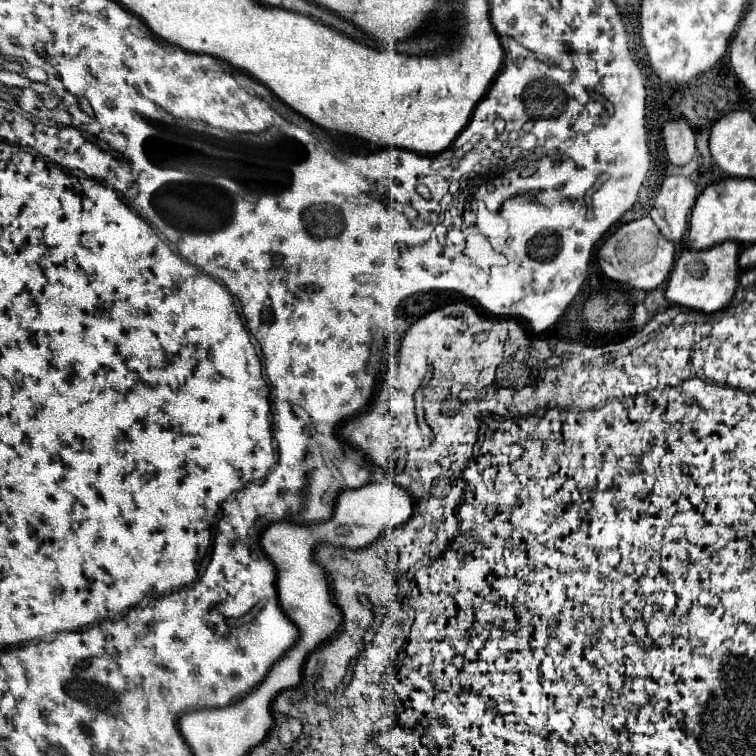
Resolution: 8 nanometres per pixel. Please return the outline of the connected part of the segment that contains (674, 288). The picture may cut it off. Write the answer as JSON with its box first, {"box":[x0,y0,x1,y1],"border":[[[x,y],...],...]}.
{"box":[666,241,738,313],"border":[[[726,241],[724,245],[716,245],[716,249],[706,249],[704,253],[700,251],[684,251],[666,283],[666,299],[672,305],[680,307],[690,307],[702,313],[714,313],[720,311],[730,303],[734,297],[736,285],[738,285],[738,245],[734,241]]]}

